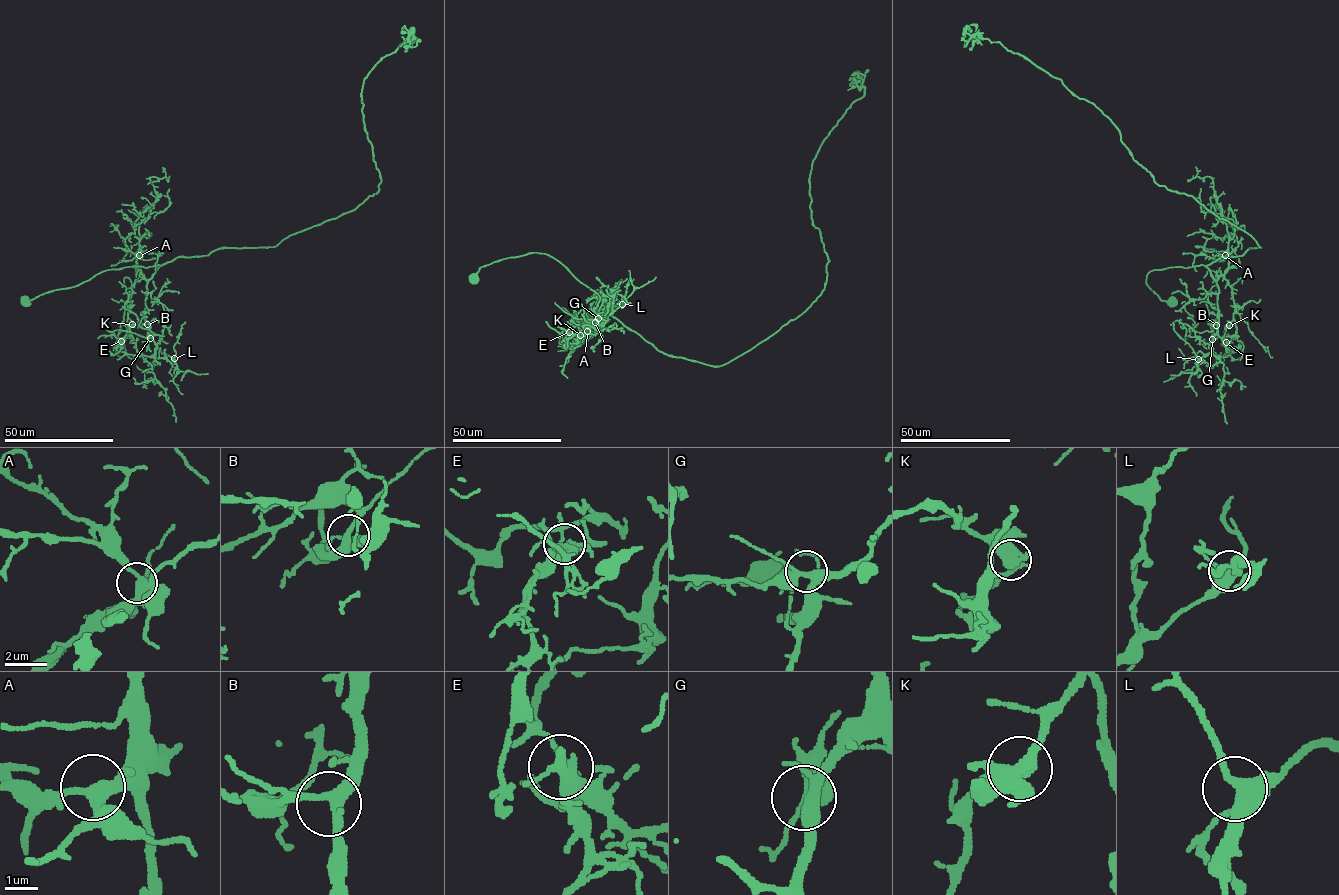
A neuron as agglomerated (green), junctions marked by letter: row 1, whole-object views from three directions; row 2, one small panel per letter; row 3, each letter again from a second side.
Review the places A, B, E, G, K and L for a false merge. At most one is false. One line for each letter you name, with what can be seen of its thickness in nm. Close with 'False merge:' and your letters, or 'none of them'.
E: calibre 360 nm
False merge: E

